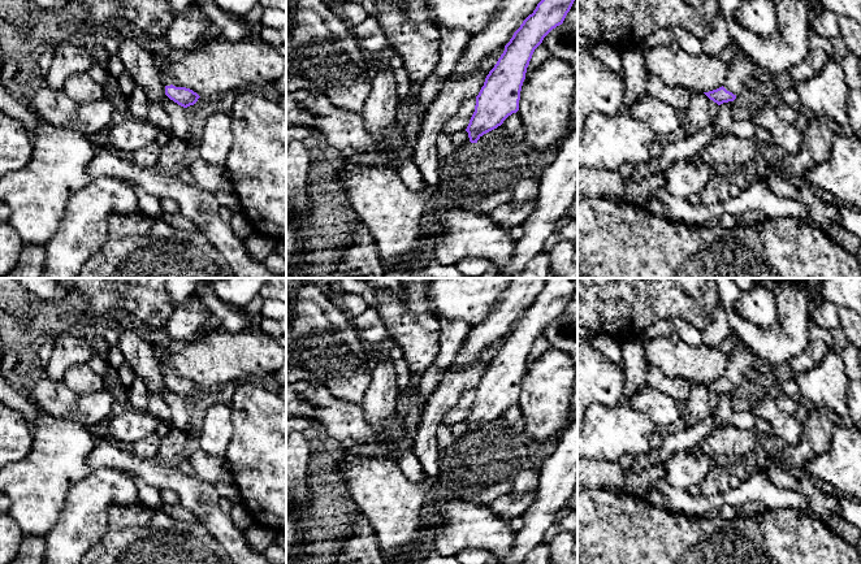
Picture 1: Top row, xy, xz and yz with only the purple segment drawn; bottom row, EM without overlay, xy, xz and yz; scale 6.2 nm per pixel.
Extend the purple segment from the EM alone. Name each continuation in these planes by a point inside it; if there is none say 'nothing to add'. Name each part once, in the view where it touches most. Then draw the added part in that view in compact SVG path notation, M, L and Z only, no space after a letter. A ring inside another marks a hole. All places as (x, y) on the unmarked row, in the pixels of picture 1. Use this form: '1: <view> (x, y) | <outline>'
1: yz (741, 361) | M727 348L728 366L723 378L734 386L753 379L756 355L745 348Z

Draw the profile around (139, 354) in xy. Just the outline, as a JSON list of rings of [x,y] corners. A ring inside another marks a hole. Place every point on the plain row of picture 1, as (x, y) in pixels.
[[[135,329],[117,333],[117,346],[122,351],[125,360],[131,365],[137,378],[146,383],[150,392],[163,396],[165,376],[160,370],[155,344],[140,338]]]

